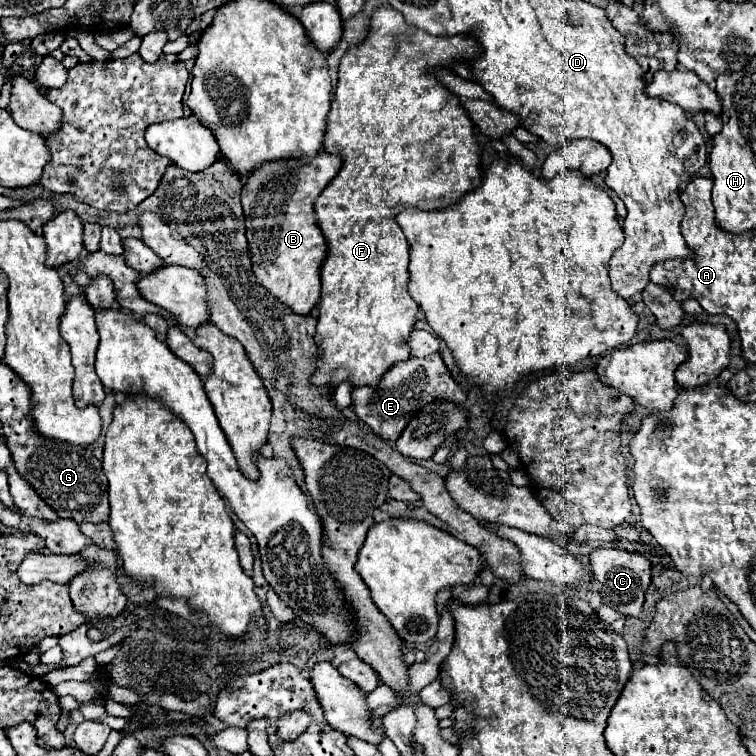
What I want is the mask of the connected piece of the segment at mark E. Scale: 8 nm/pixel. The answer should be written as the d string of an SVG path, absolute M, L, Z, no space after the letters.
M439 352L427 356L427 358L417 358L417 360L405 360L405 362L397 362L395 366L391 366L383 378L381 378L381 386L355 386L351 392L353 398L353 410L357 414L357 418L367 424L377 436L381 436L383 440L395 442L401 432L405 430L405 426L409 424L409 420L423 410L425 404L437 402L437 400L449 400L455 404L463 404L467 394L461 390L461 386L451 378L449 370L445 368Z

